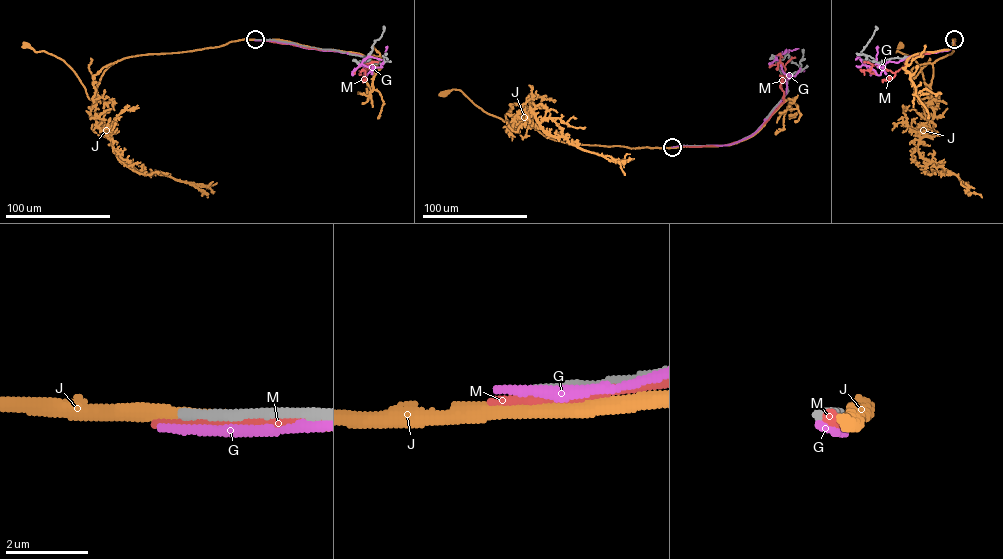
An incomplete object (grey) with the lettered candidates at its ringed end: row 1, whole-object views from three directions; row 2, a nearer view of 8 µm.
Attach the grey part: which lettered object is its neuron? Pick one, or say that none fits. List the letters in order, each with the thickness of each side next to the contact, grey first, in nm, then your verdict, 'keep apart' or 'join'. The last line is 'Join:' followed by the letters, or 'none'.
G: 340/240 nm | keep apart
J: 280/360 nm | keep apart
M: 240/280 nm | keep apart
Join: none

